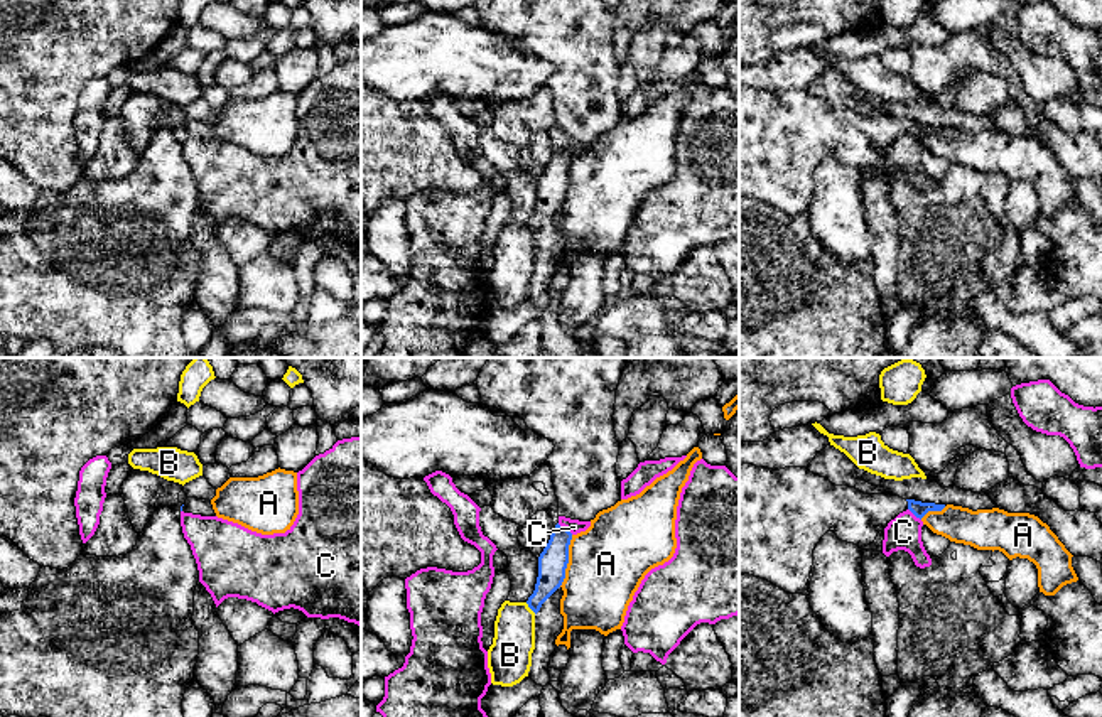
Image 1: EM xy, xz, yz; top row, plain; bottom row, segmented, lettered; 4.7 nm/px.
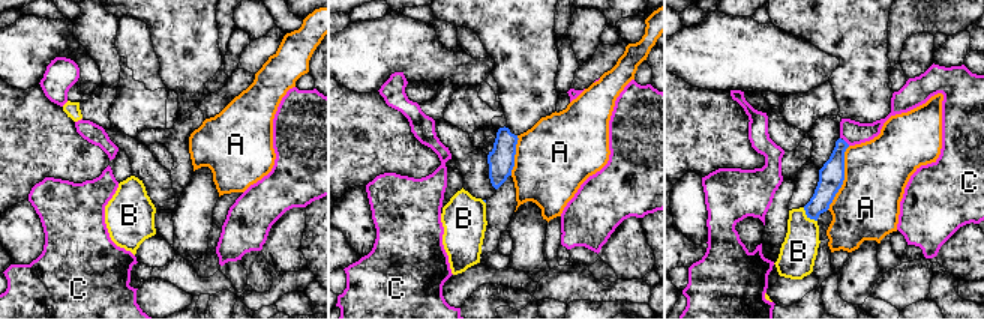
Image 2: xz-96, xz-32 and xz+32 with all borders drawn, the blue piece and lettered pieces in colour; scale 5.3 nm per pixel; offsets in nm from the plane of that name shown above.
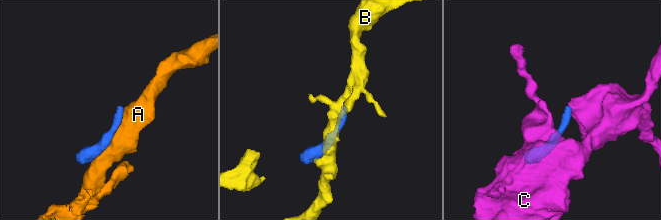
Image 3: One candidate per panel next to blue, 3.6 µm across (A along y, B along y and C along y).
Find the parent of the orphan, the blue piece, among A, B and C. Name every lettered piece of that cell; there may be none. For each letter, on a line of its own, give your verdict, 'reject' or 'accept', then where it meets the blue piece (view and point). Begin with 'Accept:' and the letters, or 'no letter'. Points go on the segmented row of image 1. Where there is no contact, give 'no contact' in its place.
Accept: no letter
A: reject; contact xz (567, 560)
B: reject; contact xz (530, 608)
C: reject; contact xz (566, 528)

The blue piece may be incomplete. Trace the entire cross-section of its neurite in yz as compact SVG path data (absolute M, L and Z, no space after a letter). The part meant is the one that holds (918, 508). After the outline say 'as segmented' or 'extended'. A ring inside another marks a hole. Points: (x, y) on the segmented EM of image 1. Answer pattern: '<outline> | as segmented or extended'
M753 464L739 466L739 574L764 579L788 594L808 592L813 550L827 531L859 548L871 545L891 520L910 509L916 518L942 511L945 504L903 499L889 493L864 494L835 486L807 467L773 471Z | extended

